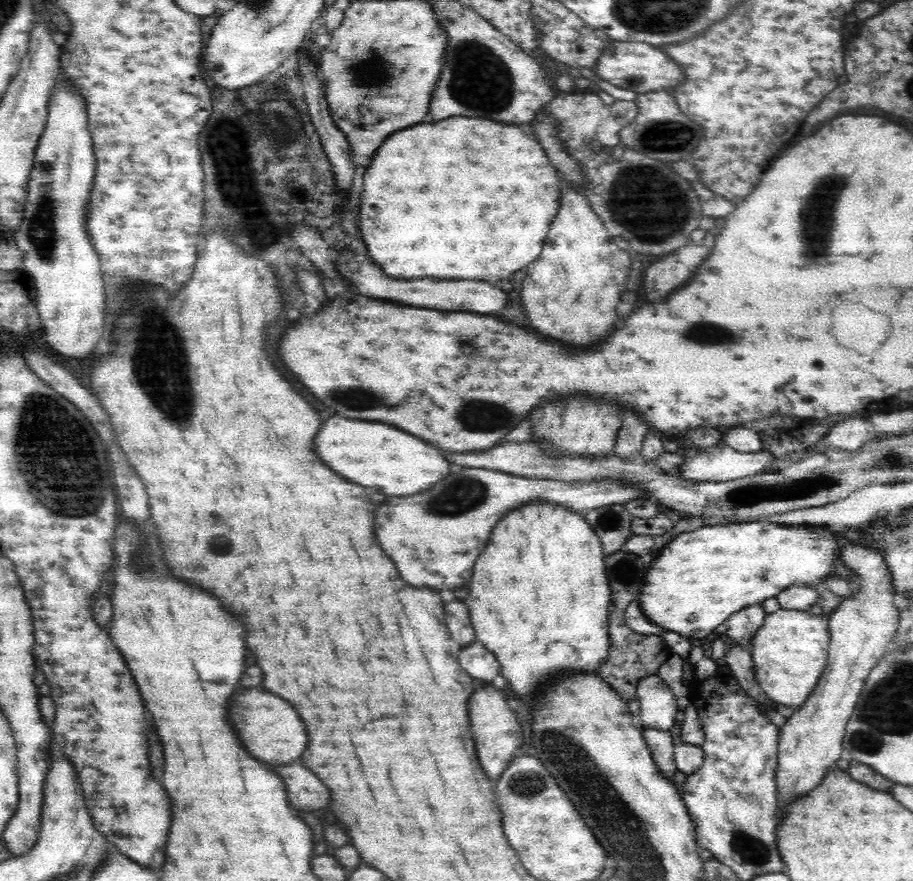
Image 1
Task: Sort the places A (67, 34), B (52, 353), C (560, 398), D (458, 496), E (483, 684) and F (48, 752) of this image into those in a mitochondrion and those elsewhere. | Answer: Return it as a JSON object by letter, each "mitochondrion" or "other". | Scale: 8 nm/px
{"A":"other","B":"other","C":"other","D":"mitochondrion","E":"other","F":"other"}

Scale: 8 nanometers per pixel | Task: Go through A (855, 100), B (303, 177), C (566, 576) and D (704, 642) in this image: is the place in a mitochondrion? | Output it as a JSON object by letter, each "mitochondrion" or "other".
{"A":"other","B":"other","C":"other","D":"other"}

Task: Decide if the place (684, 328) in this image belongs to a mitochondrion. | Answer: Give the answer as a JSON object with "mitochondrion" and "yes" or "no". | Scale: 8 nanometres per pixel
{"mitochondrion":"yes"}

